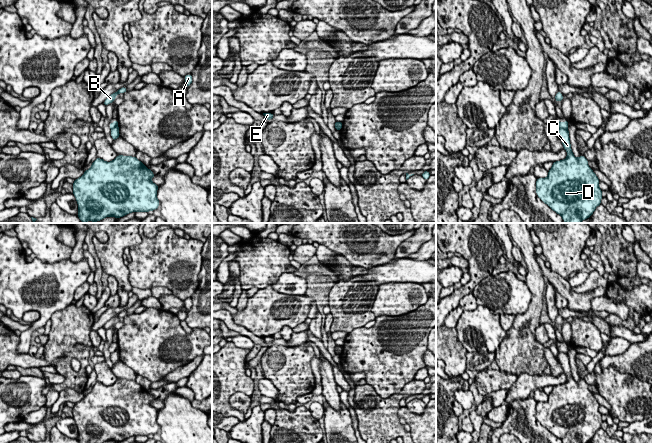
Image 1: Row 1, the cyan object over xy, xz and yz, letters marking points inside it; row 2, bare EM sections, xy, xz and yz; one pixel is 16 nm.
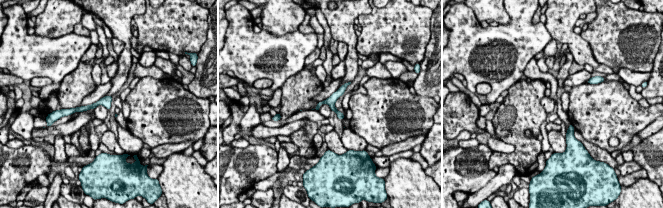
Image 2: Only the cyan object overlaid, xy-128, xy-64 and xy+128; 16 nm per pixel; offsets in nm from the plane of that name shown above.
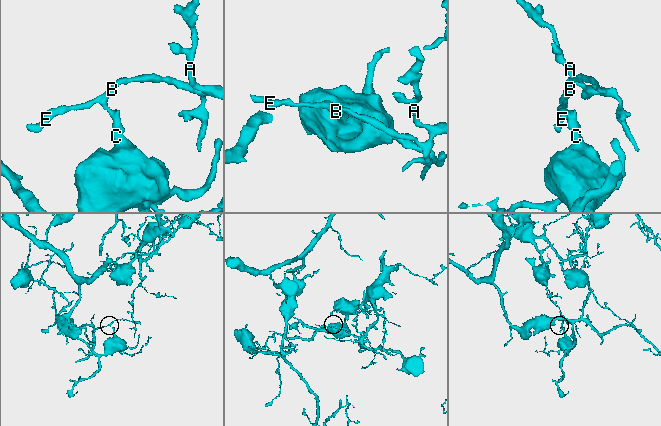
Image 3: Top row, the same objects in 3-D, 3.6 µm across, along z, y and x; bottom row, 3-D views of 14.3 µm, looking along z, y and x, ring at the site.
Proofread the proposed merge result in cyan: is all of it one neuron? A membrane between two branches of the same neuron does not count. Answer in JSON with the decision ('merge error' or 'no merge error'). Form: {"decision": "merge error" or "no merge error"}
{"decision": "merge error"}

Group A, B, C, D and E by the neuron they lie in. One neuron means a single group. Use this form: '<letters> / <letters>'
A B E / C D

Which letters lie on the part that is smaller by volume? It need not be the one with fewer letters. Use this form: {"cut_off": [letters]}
{"cut_off": ["A", "B", "E"]}

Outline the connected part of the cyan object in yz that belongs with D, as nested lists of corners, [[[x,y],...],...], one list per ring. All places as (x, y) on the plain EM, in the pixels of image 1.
[[[559,352],[558,360],[567,381],[553,386],[546,402],[537,402],[536,418],[562,443],[587,443],[601,428],[600,405],[584,379],[574,380],[568,353]]]

